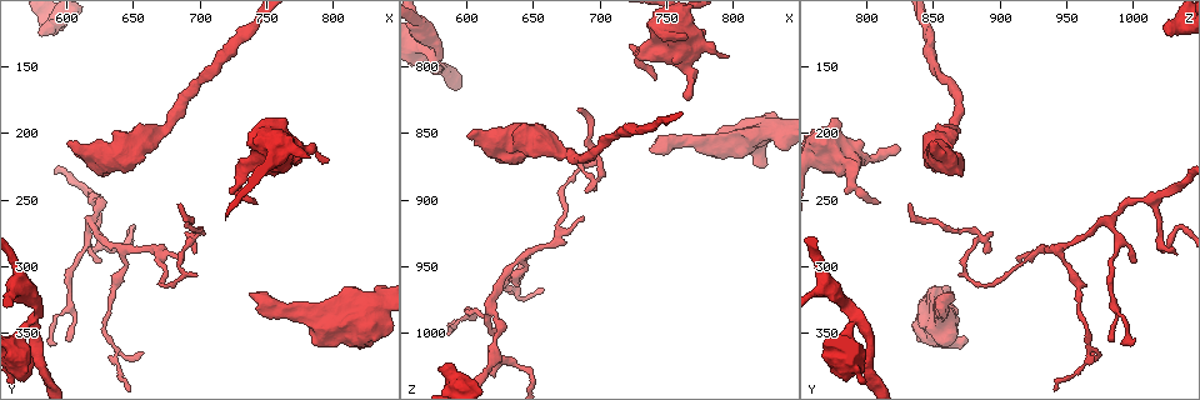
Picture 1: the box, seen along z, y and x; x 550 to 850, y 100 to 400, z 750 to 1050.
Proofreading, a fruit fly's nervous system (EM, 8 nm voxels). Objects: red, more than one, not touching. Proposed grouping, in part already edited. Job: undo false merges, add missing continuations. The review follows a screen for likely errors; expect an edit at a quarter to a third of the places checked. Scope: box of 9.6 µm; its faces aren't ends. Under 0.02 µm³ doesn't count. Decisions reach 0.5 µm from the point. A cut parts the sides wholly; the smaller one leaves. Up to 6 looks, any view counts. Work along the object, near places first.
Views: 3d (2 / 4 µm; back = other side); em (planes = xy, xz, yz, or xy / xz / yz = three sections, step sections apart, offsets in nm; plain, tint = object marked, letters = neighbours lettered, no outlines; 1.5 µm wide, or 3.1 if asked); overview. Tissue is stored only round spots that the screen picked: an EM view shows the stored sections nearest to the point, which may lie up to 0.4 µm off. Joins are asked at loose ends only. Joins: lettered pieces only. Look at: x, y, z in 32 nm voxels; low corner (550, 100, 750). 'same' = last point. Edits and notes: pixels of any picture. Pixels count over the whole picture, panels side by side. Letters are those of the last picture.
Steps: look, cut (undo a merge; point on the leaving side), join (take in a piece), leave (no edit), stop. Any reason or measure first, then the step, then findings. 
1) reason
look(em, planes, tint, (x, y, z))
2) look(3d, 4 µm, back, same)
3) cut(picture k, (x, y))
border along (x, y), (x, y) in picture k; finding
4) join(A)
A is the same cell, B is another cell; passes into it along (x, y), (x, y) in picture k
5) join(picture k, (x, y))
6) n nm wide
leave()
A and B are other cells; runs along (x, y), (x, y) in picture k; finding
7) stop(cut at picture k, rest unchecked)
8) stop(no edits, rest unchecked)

three-way junction
look(em, yz, step 4, letters, (576, 338, 794))

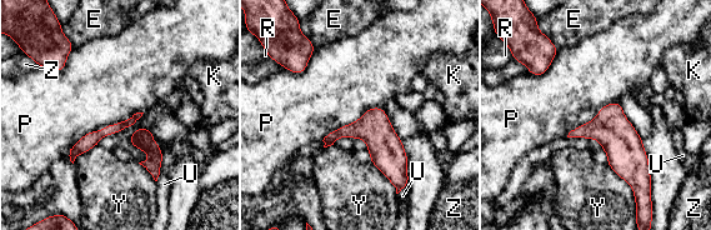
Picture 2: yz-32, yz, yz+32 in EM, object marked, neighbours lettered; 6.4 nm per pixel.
170 nm wide
leave()
E, K, P, R, U, Y and Z are other cells; border along (143, 111), (85, 133), (70, 149) in picture 2; all the same neuron

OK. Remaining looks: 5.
free end
look(3d, 2 µm, (598, 208, 854))

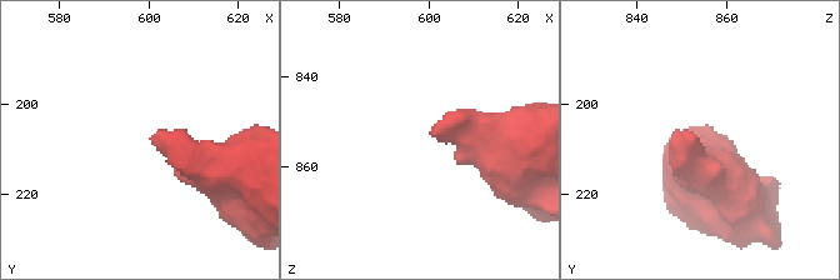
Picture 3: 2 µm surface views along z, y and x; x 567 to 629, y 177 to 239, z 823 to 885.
look(em, planes, letters, (600, 208, 852))

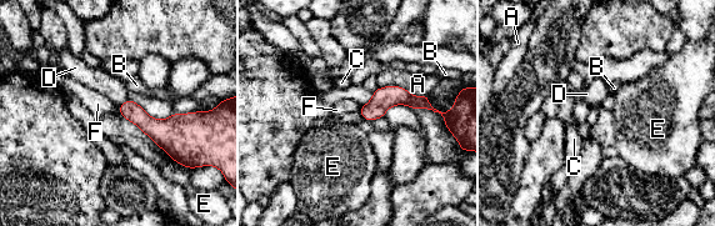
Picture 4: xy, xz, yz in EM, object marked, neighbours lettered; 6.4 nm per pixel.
leave()
A, B, C, D, E and F are other cells; runs along (426, 105), (384, 99), (363, 111) in picture 4; no lettered piece goes on from it

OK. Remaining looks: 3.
look(3d, 4 µm, back, (578, 124, 1026))

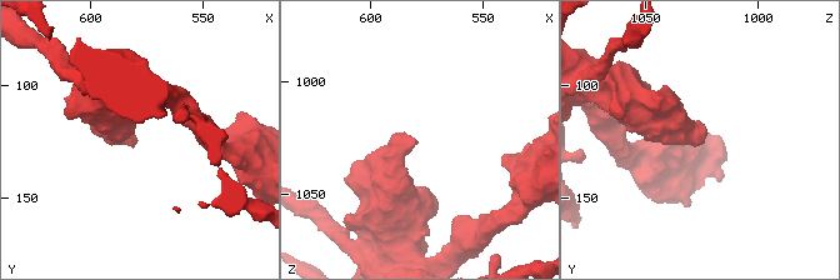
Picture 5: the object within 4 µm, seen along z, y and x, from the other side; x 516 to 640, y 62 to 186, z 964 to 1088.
shape alone is not enough
look(em, yz, step 8, tint, (579, 126, 1026))

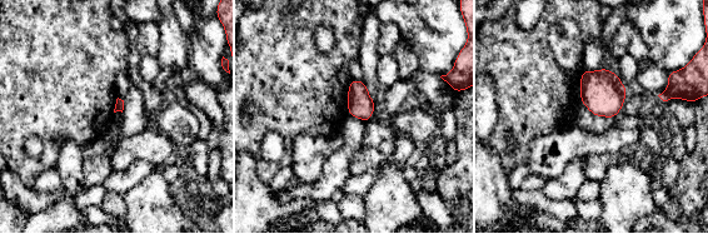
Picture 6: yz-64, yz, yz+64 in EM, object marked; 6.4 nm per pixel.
look(em, planes, letters, same)

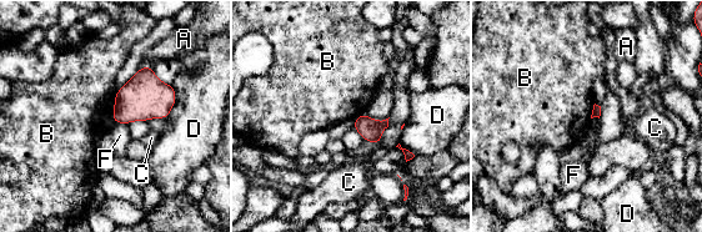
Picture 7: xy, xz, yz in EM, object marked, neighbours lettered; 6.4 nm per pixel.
leave()
A, B, C, D and F are other cells; border along (116, 94), (111, 115) in picture 7; none of them fits

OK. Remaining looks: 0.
stop(no edits, rest unchecked)

